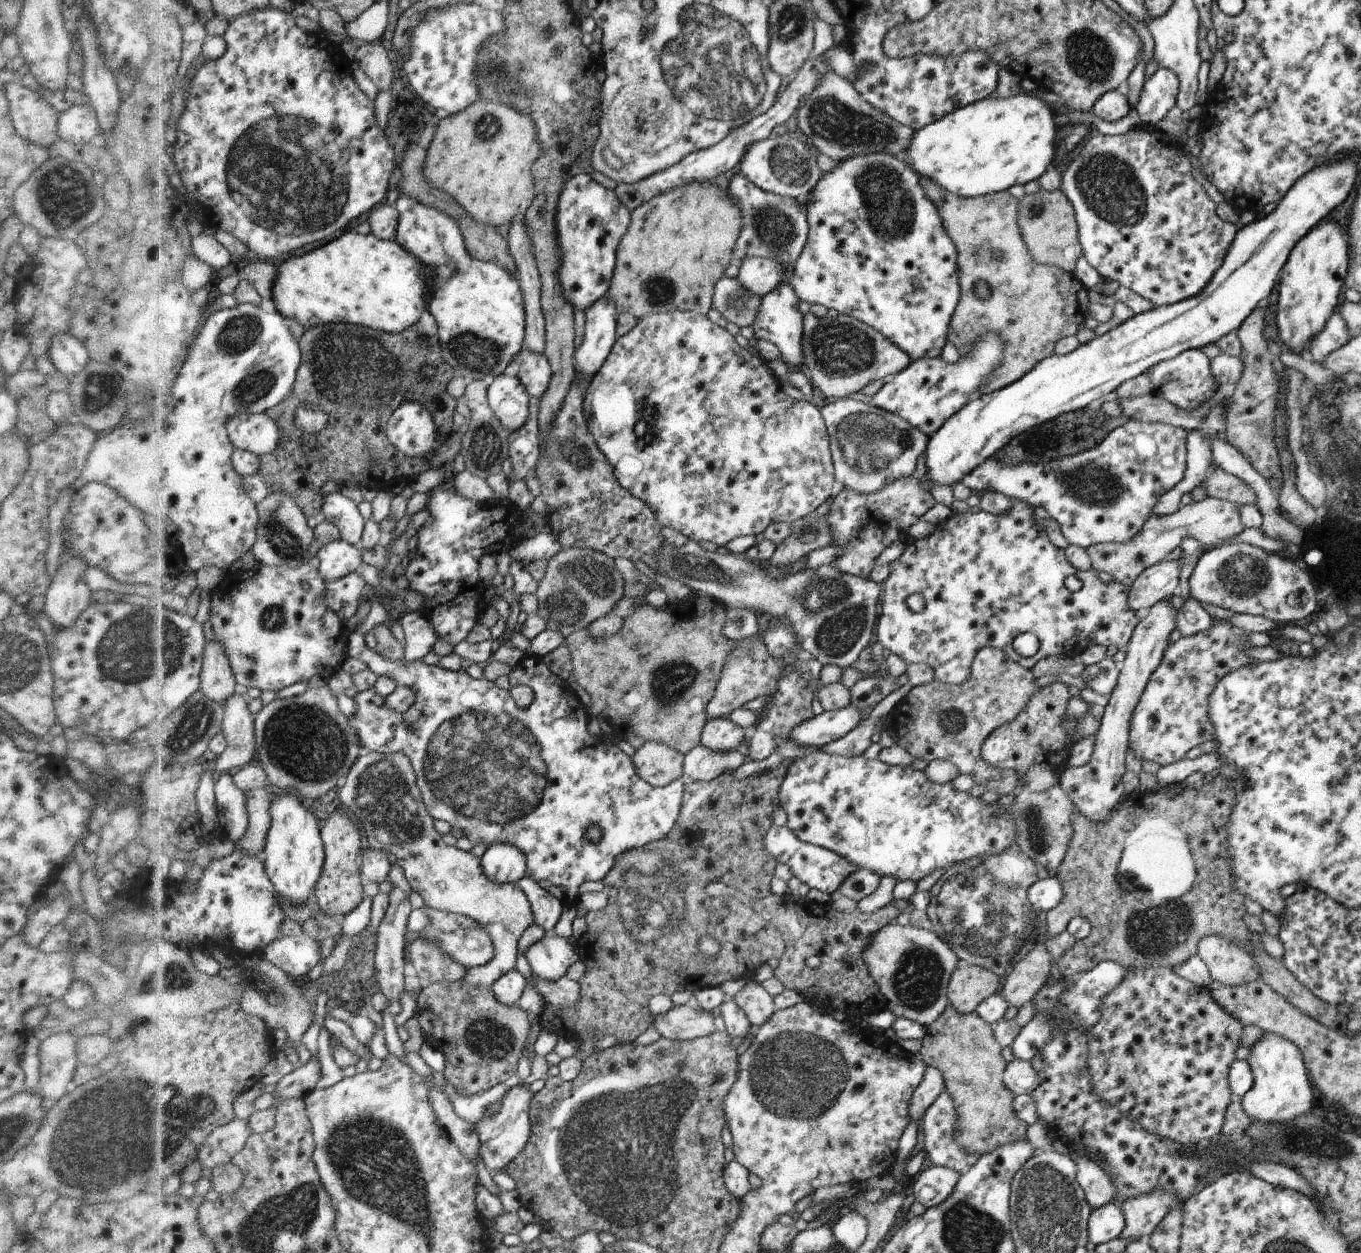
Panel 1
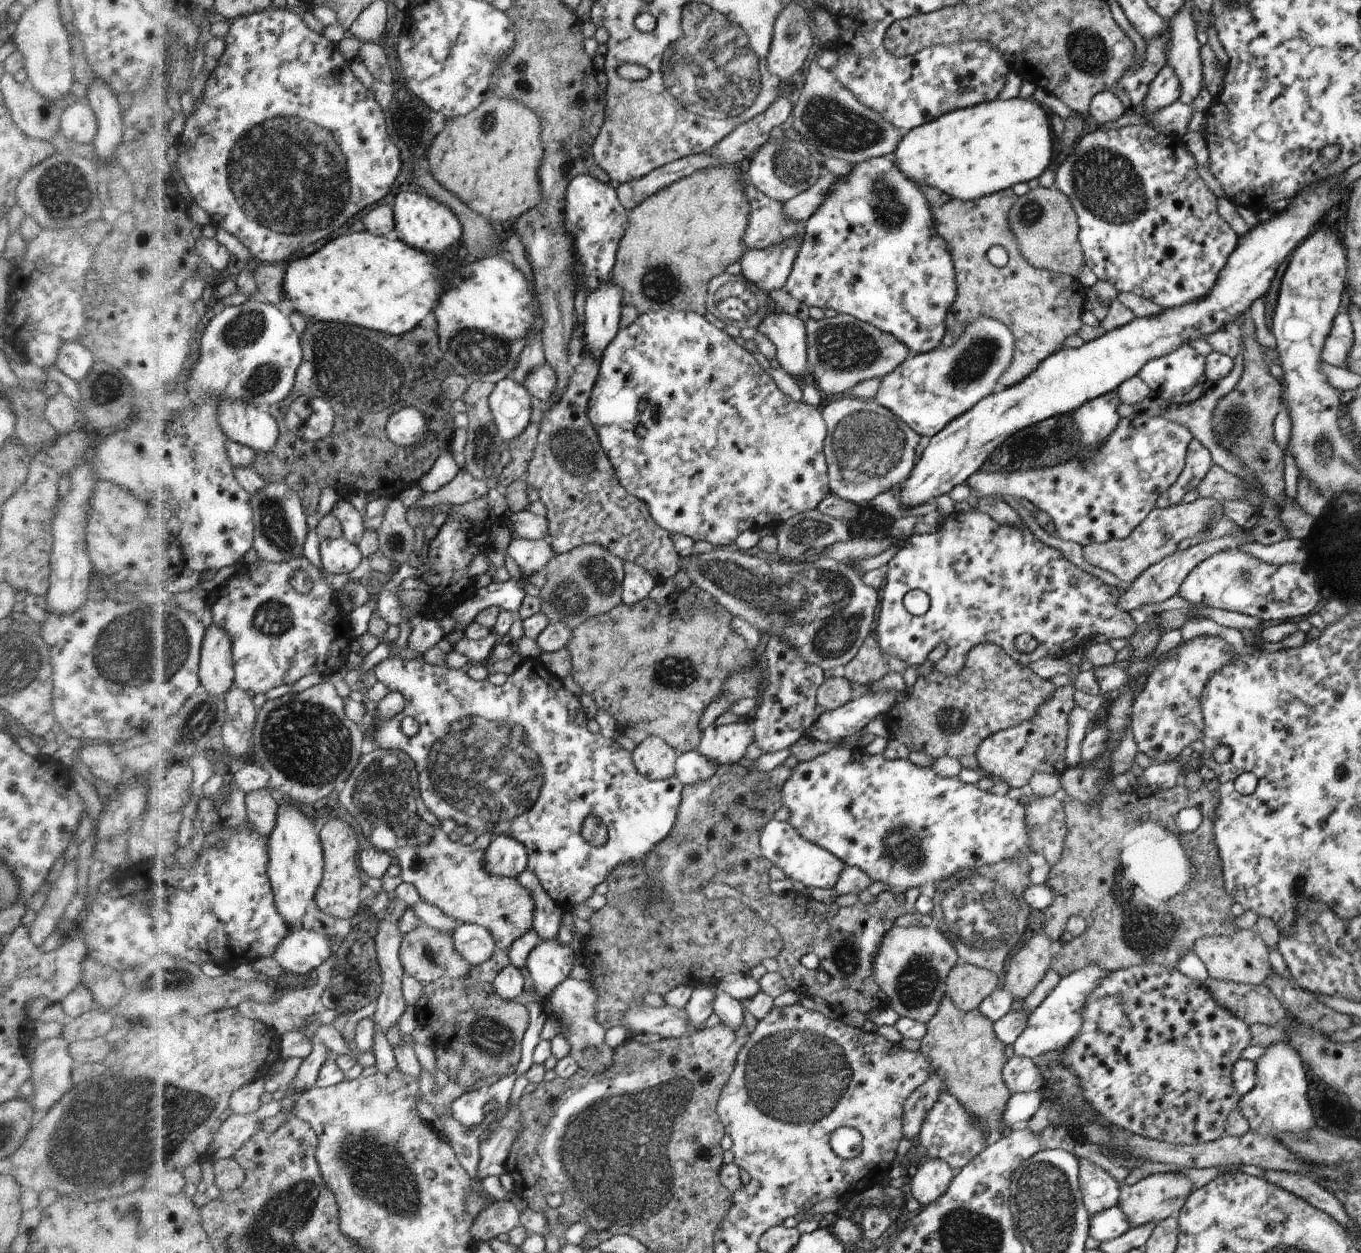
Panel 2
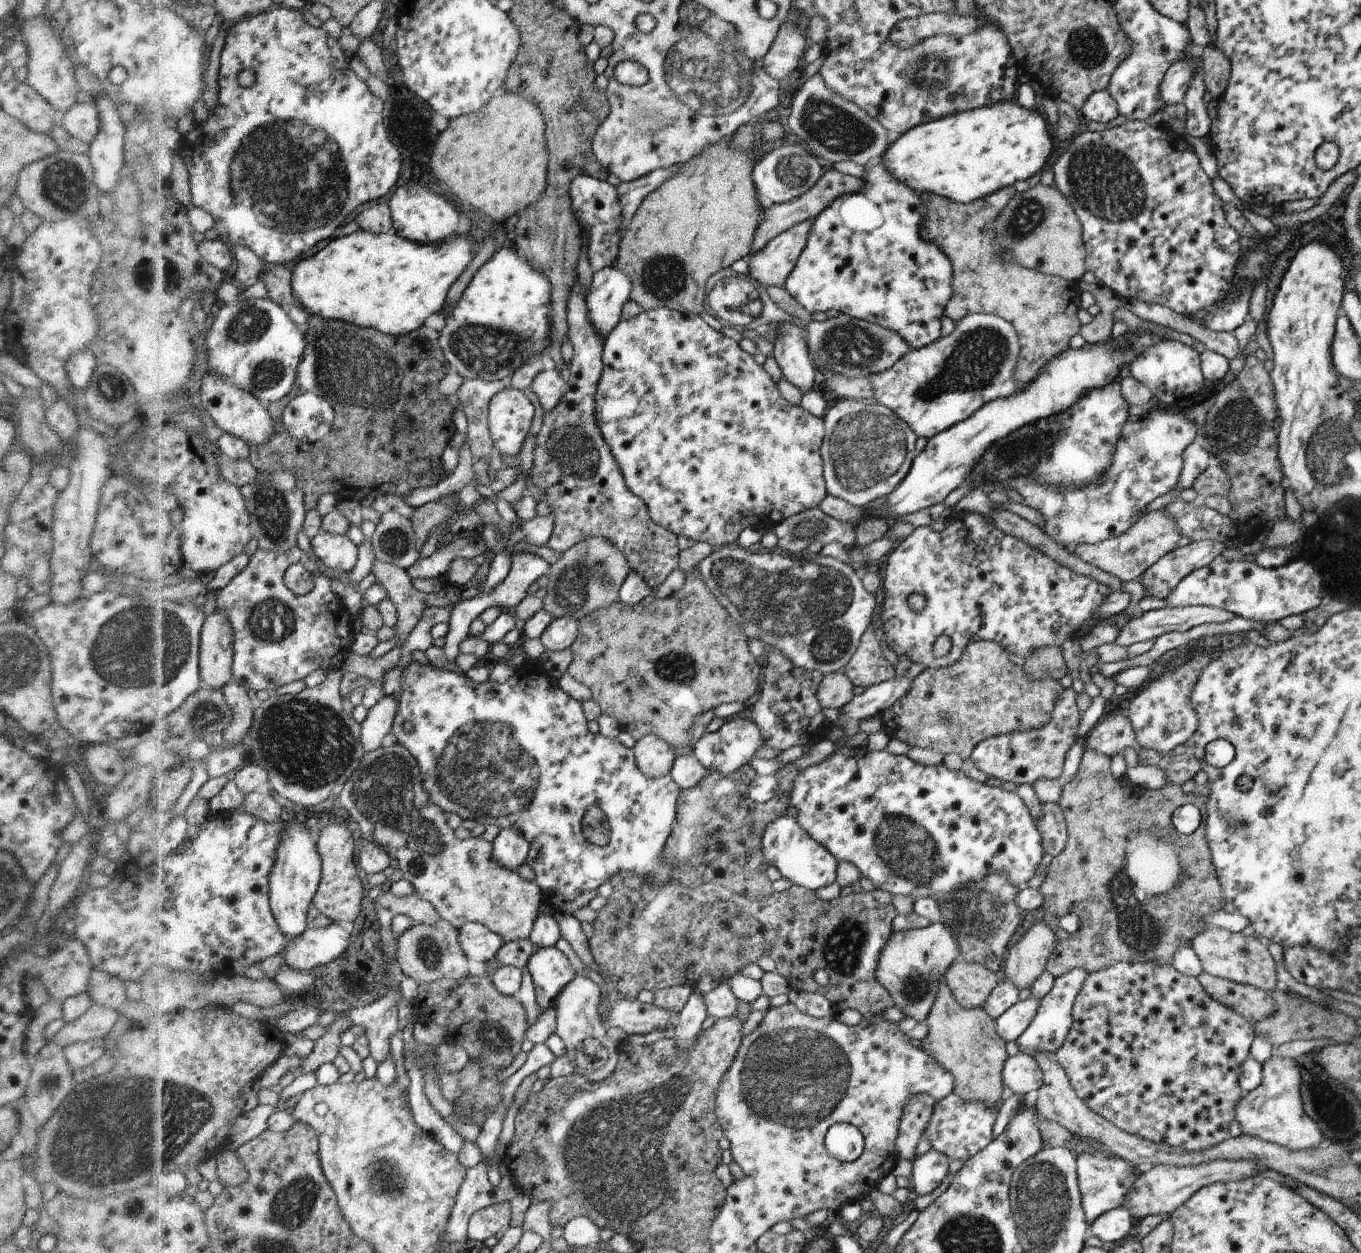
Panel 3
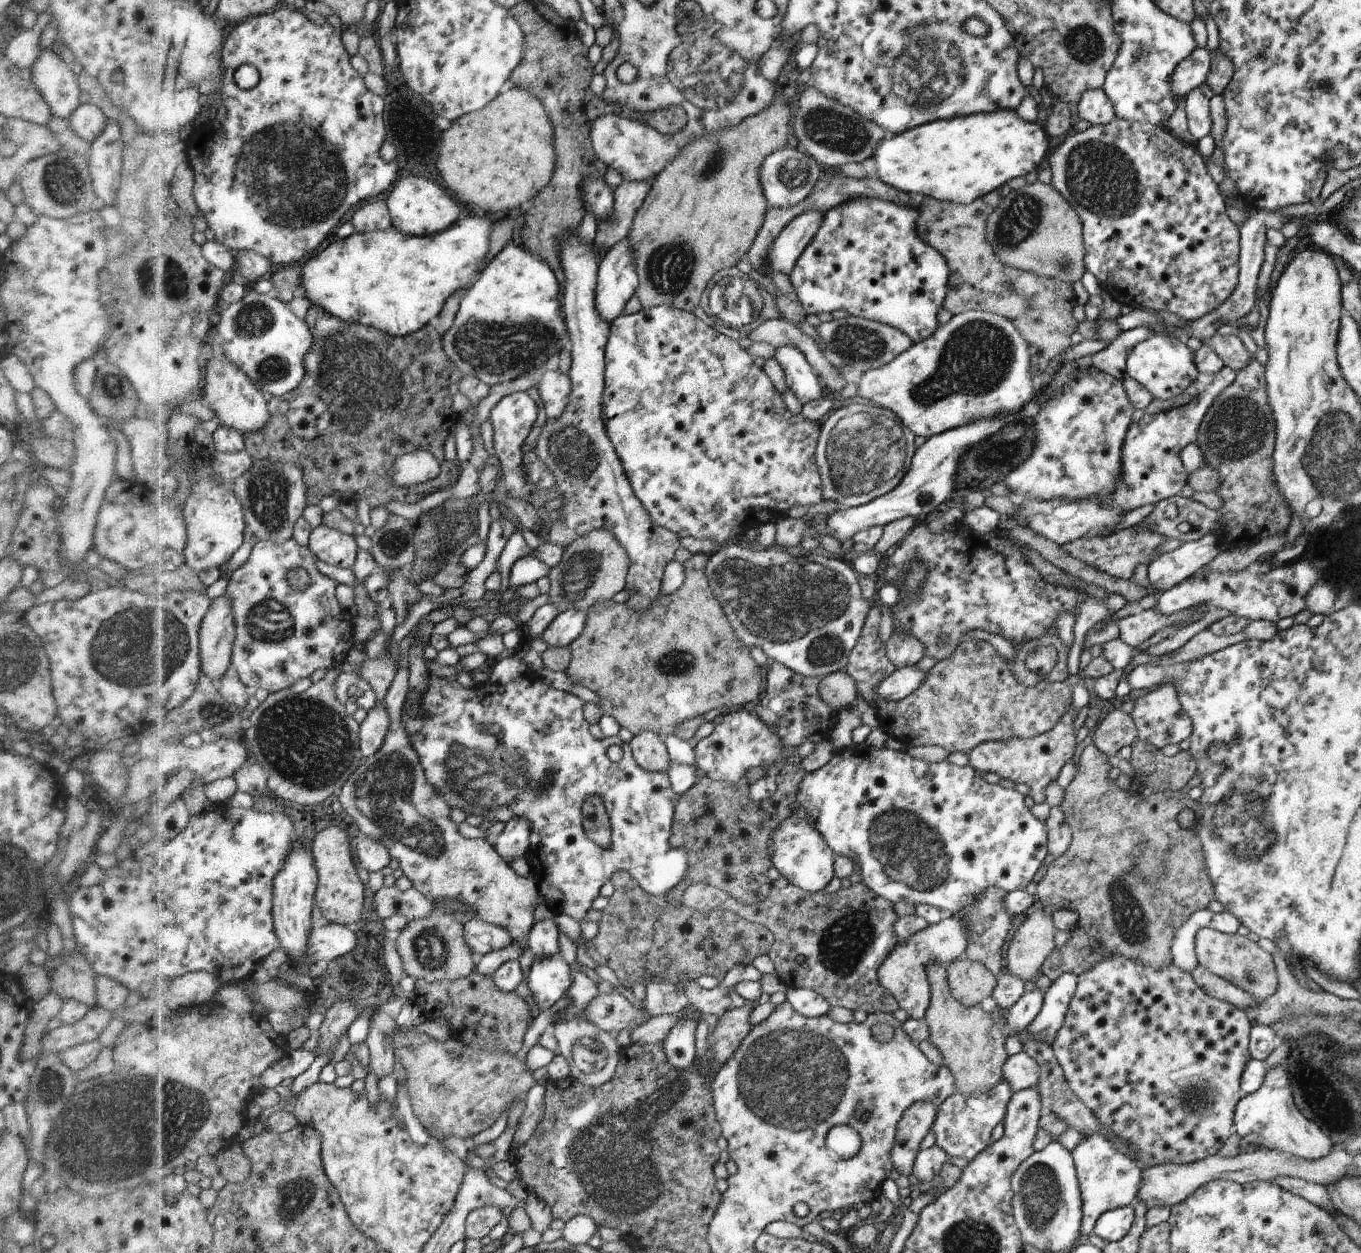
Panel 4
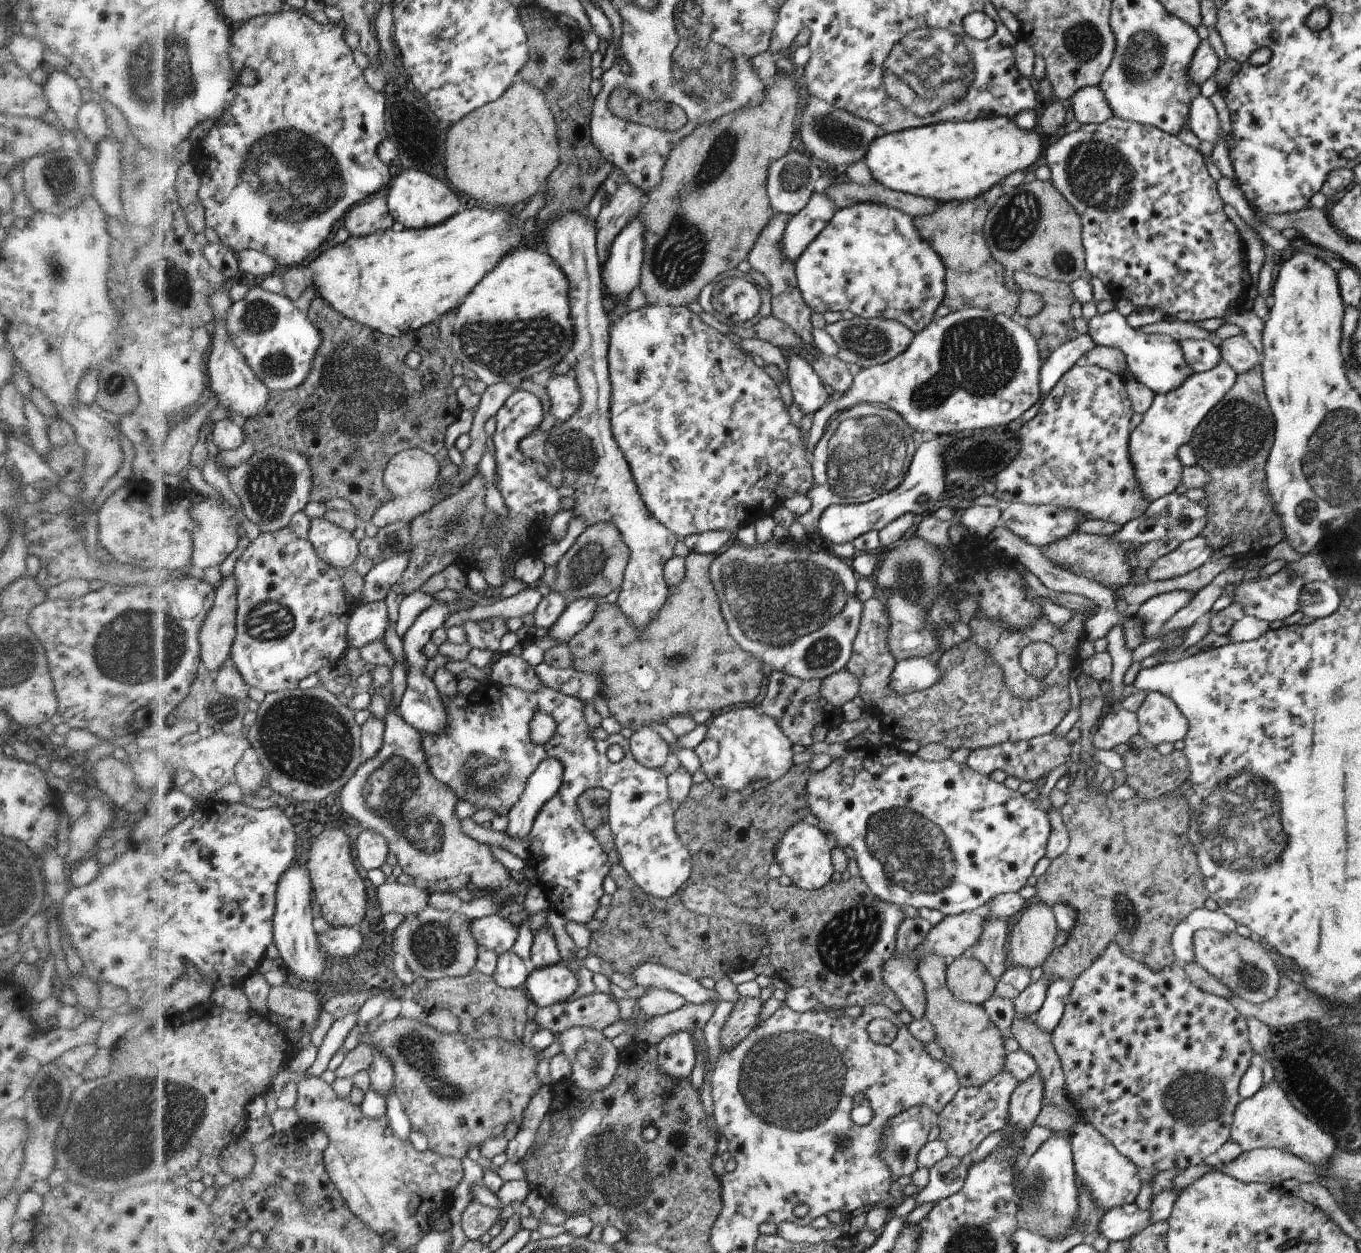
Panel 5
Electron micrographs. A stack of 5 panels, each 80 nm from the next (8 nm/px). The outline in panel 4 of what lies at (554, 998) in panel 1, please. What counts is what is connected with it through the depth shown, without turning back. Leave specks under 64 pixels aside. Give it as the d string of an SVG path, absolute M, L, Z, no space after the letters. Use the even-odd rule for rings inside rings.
M573 970L572 974L573 984L564 996L570 998L571 1004L562 1010L559 1019L552 1024L551 1029L558 1041L558 1051L568 1061L571 1078L591 1087L599 1087L614 1076L619 1064L620 1048L608 1031L602 1030L585 1015L589 1004L599 995L597 984L583 972Z

